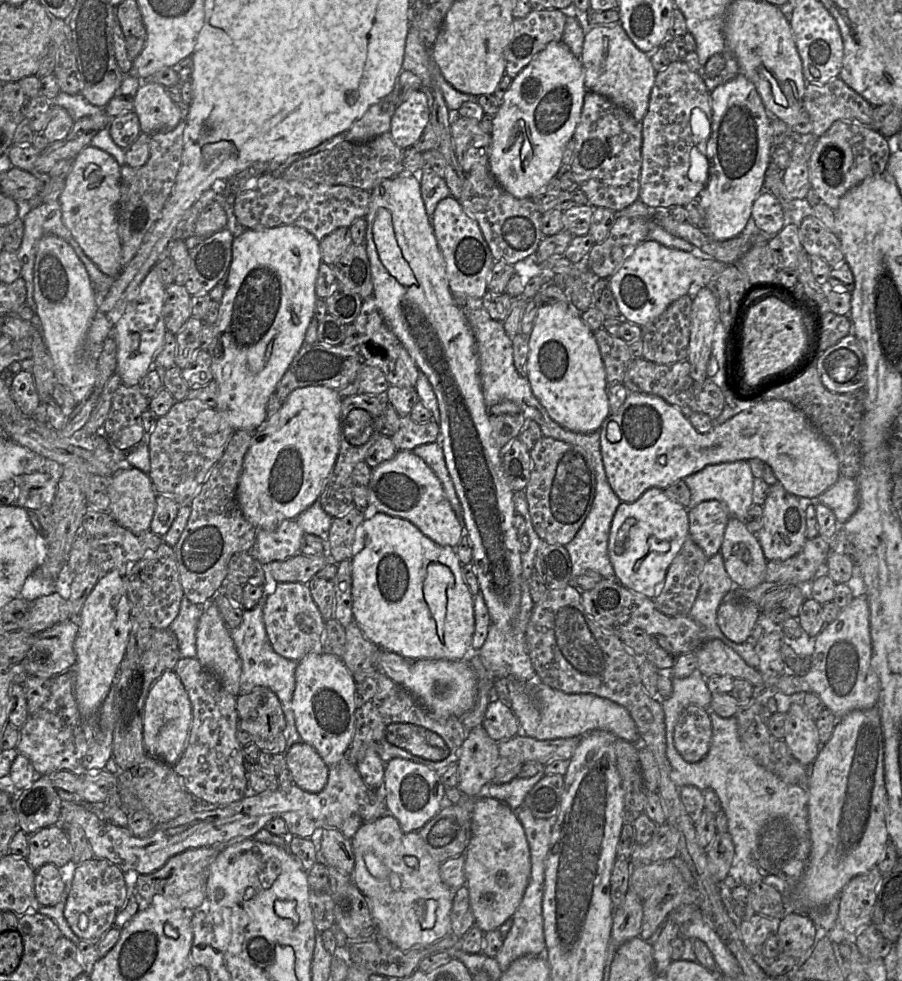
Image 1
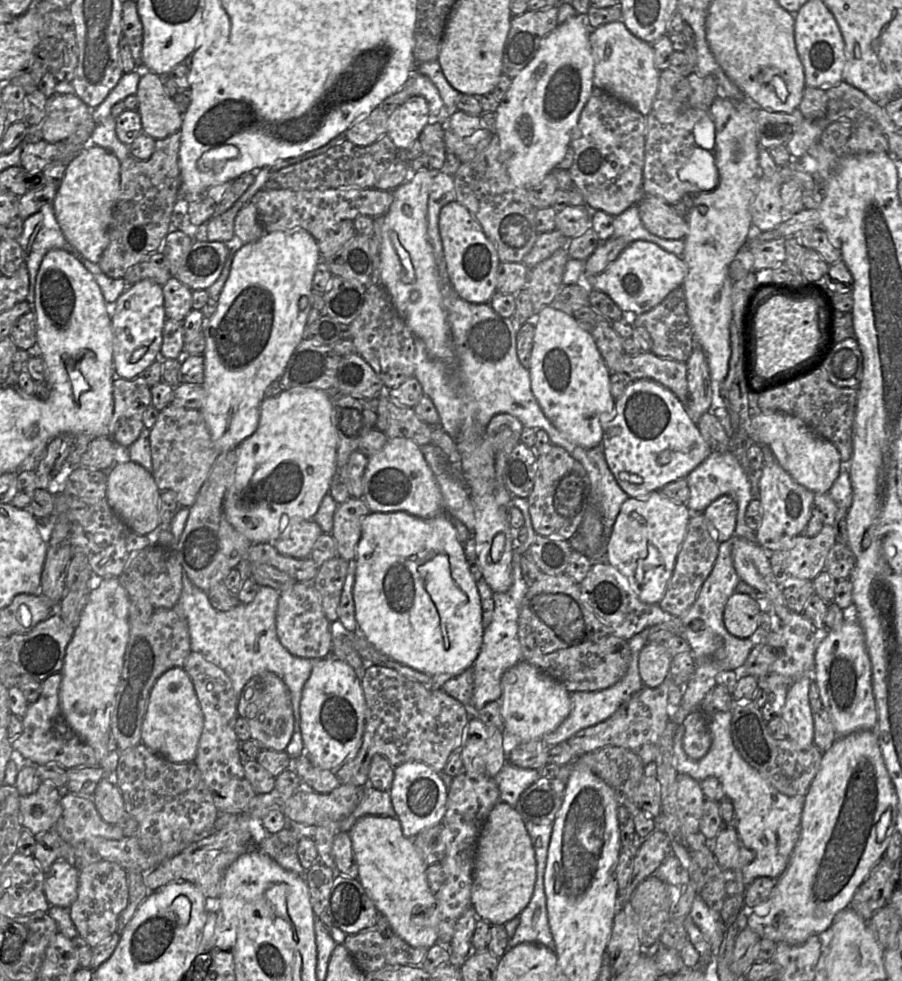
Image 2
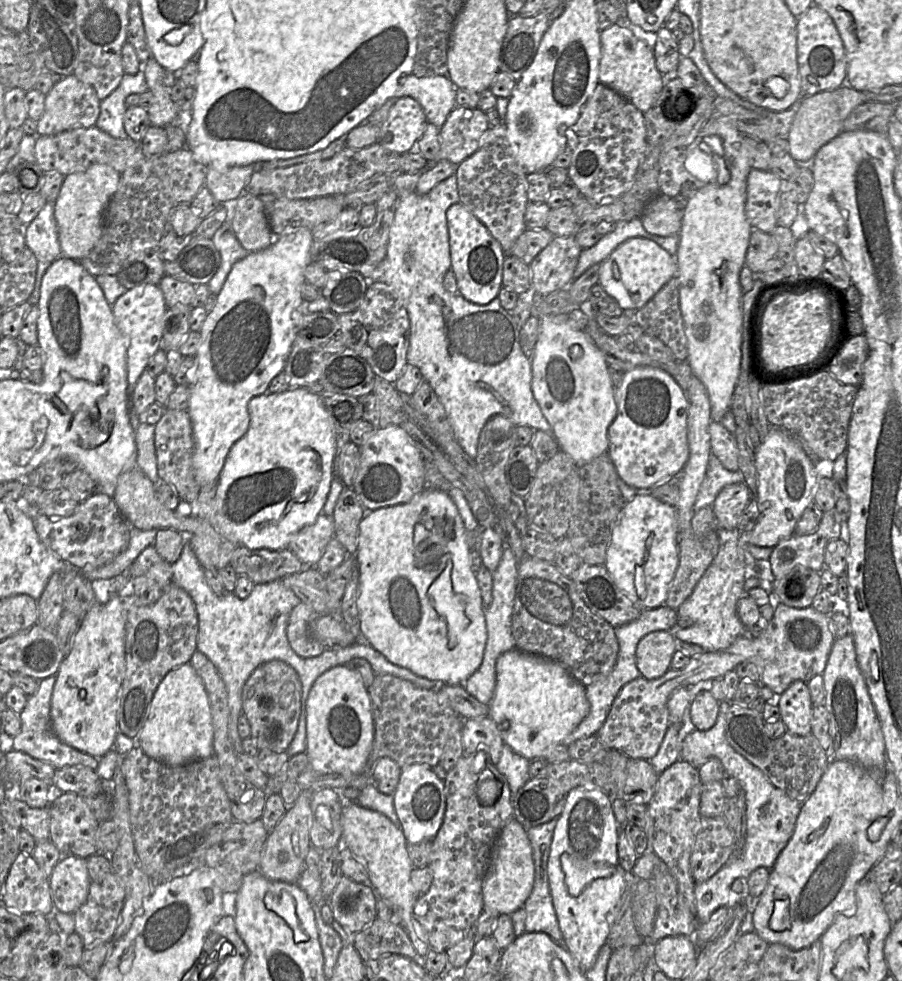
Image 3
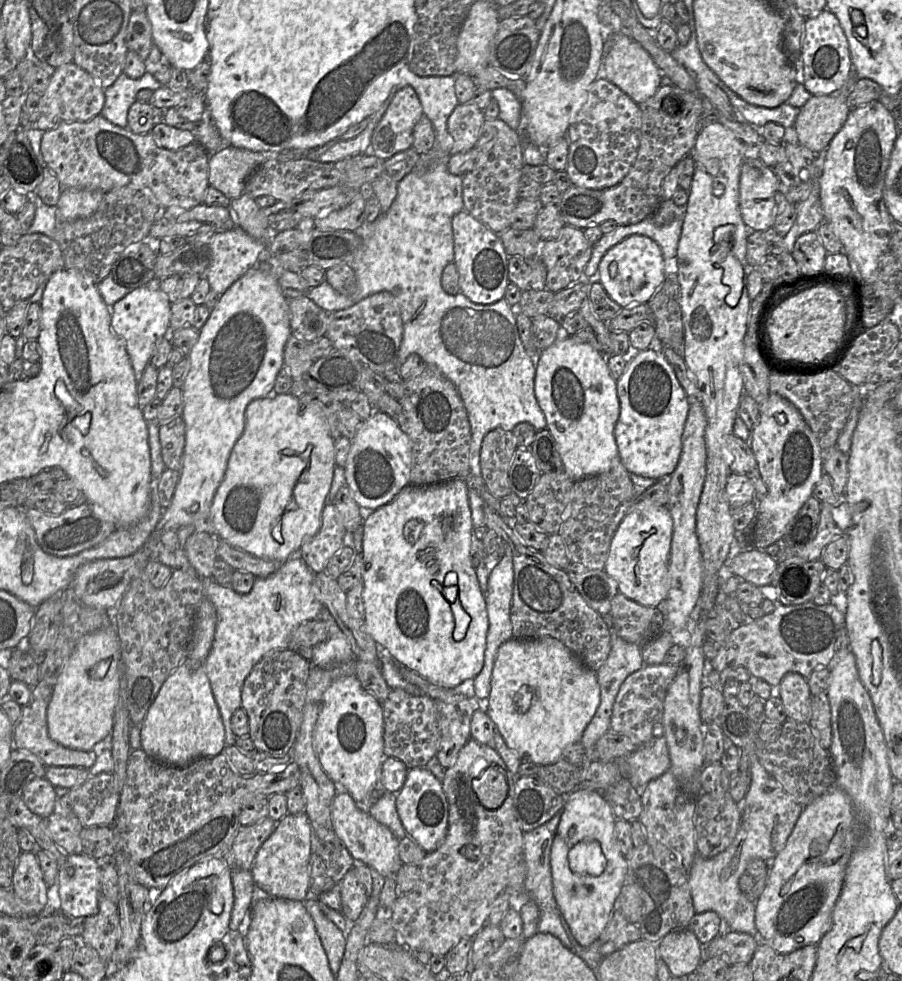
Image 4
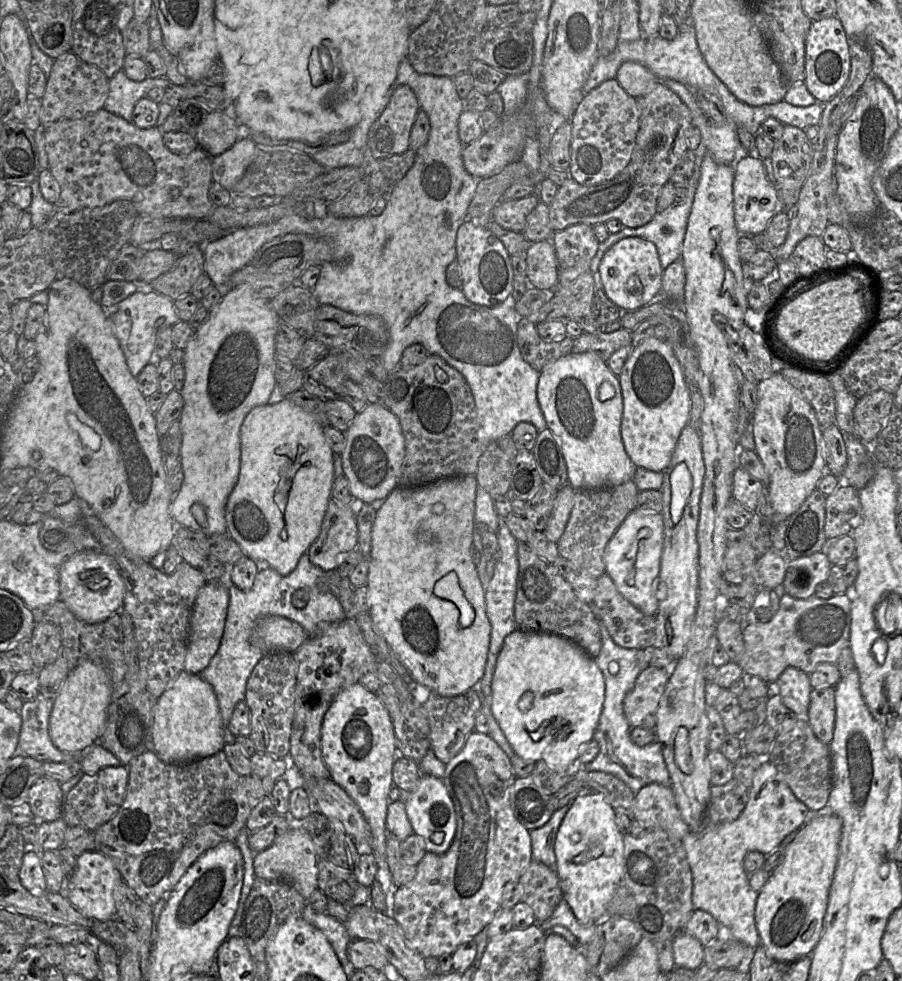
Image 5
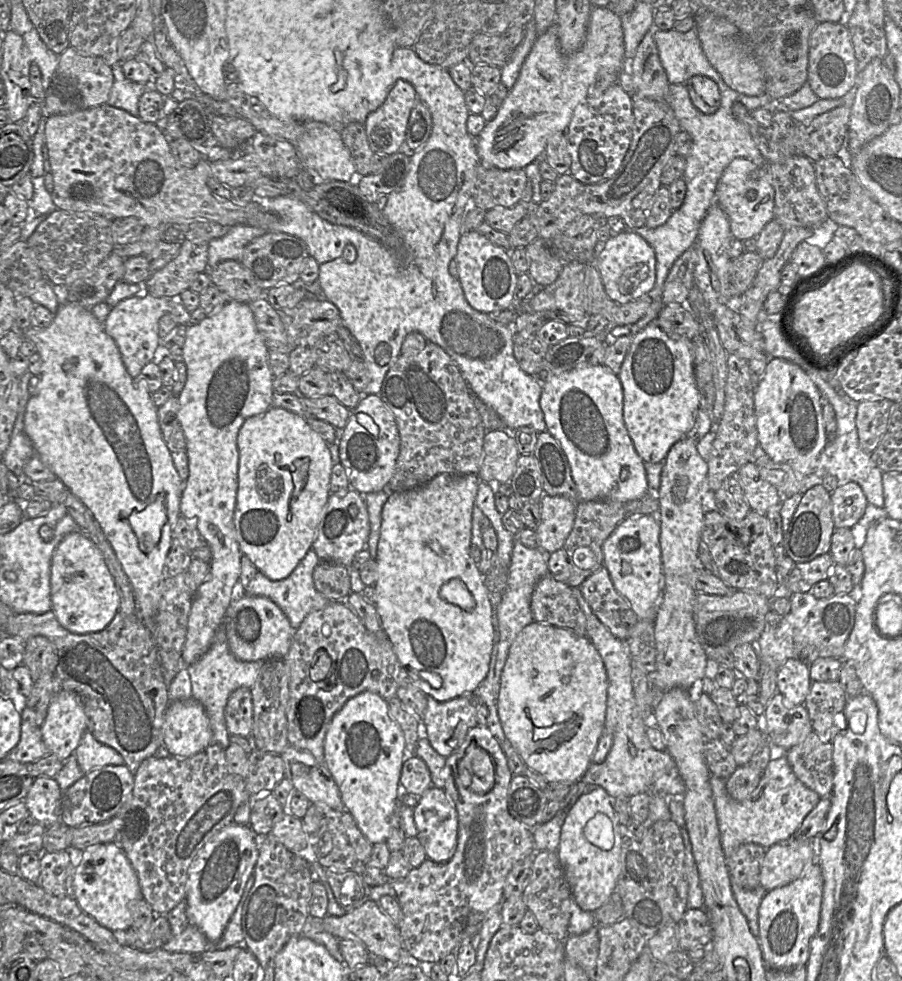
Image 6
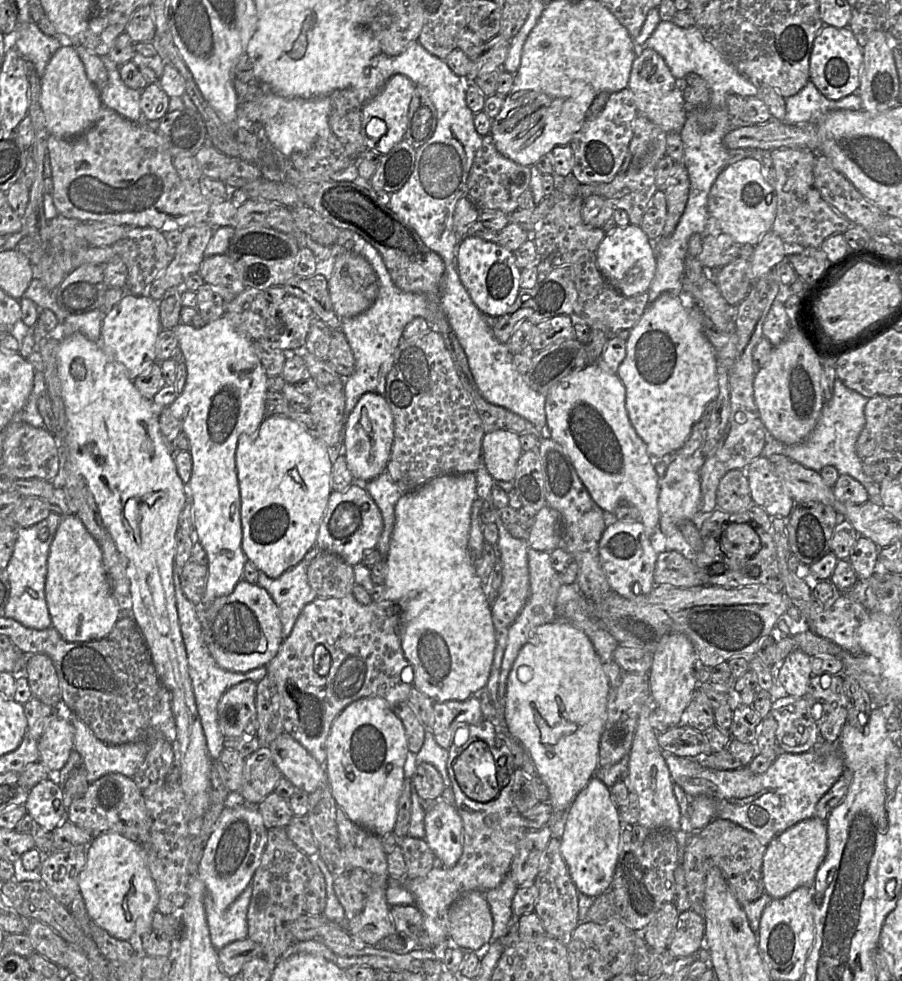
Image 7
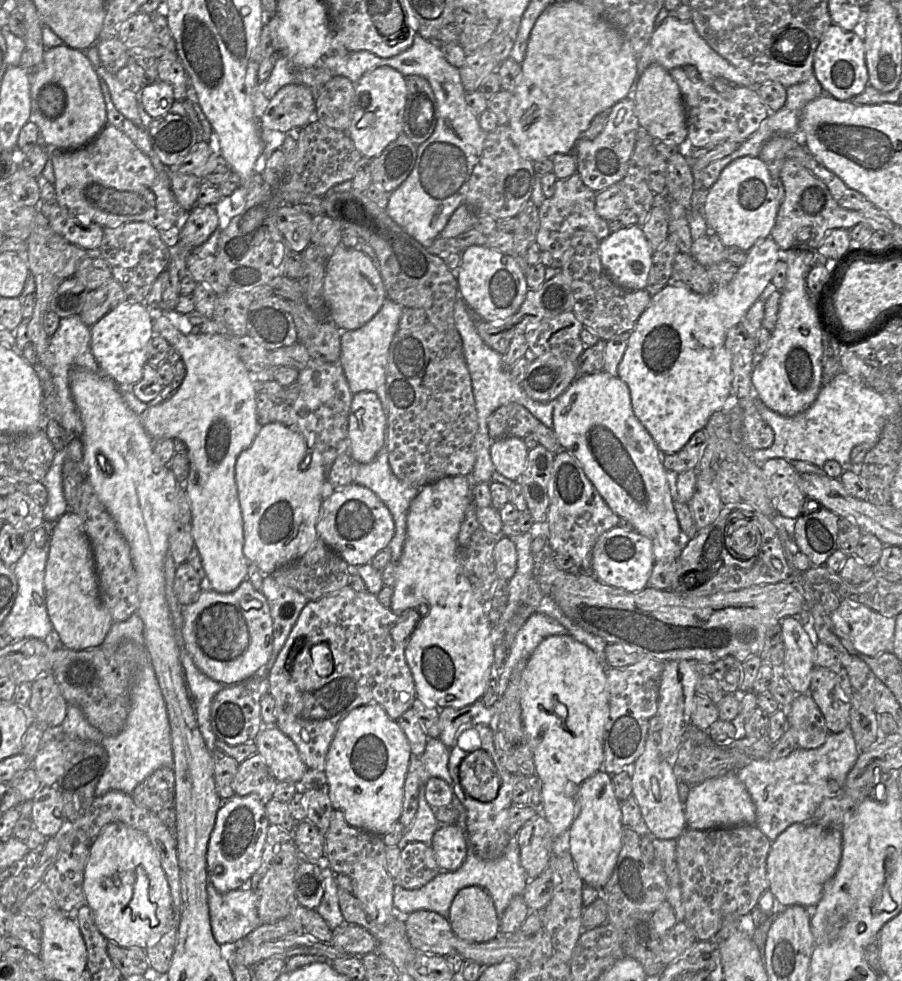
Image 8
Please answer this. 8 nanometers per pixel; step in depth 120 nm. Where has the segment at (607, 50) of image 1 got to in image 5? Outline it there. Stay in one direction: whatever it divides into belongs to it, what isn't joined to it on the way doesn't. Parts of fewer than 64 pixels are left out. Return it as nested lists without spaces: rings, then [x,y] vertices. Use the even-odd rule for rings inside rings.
[[[633,61],[624,62],[619,67],[616,80],[634,98],[650,92],[659,81],[648,68]]]

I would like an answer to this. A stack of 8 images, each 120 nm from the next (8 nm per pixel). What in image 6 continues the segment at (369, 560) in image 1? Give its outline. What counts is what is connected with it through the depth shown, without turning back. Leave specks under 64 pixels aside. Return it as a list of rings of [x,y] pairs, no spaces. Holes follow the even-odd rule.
[[[439,474],[422,486],[389,492],[381,513],[375,558],[375,607],[382,628],[409,679],[425,695],[438,702],[476,694],[488,674],[494,646],[496,618],[490,592],[485,585],[485,576],[478,570],[471,554],[472,512],[479,482],[478,474]],[[452,578],[461,579],[473,596],[475,608],[471,612],[440,597],[441,586]]]

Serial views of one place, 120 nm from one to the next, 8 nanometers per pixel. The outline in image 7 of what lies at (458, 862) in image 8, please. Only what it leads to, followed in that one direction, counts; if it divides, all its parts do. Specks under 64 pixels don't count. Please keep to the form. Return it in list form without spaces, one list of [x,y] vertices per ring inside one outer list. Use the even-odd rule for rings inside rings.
[[[437,799],[433,808],[426,812],[425,838],[434,854],[438,865],[446,868],[453,867],[463,852],[463,823],[455,805],[450,805],[443,799]]]

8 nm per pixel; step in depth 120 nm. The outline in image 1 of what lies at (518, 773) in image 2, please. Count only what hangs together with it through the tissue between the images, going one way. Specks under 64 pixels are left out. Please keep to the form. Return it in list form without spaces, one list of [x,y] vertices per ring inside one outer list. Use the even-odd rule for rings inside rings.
[[[544,769],[529,778],[515,777],[505,784],[491,782],[482,791],[482,796],[492,797],[504,801],[510,808],[517,810],[523,805],[524,800],[534,785],[545,776]]]

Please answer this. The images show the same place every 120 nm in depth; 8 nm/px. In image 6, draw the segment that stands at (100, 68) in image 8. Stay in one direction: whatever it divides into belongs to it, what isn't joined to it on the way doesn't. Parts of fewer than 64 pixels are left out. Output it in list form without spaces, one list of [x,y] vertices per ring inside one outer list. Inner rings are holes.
[[[122,63],[111,66],[113,73],[113,85],[107,100],[107,104],[123,109],[133,117],[139,117],[138,104],[142,94],[151,84],[142,84],[127,79],[122,70]]]

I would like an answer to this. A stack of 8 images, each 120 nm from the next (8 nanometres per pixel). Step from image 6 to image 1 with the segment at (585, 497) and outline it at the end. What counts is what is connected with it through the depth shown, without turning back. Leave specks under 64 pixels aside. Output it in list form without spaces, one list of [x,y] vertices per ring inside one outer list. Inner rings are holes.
[[[565,302],[543,304],[538,309],[529,334],[528,347],[527,379],[532,393],[550,418],[573,432],[591,433],[601,430],[603,421],[611,414],[607,397],[608,382],[594,332],[581,320],[581,316],[572,313]]]

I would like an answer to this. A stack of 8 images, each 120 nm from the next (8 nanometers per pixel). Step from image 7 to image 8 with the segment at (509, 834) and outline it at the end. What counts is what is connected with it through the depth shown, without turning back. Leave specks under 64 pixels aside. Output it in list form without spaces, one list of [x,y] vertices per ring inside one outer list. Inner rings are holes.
[[[474,725],[474,728],[480,737],[480,748],[485,750],[491,757],[499,775],[500,779],[500,789],[497,797],[487,803],[479,802],[473,799],[462,787],[460,782],[459,769],[462,760],[470,753],[470,751],[465,751],[461,749],[456,744],[456,738],[452,743],[450,748],[450,756],[448,762],[448,769],[450,775],[454,782],[454,791],[459,798],[461,804],[466,810],[466,836],[469,845],[474,849],[476,854],[483,859],[495,859],[502,854],[506,846],[508,845],[511,836],[507,833],[507,819],[509,816],[509,810],[512,803],[512,790],[513,790],[513,774],[509,773],[505,767],[500,763],[499,757],[496,754],[494,748],[494,726],[487,725]]]

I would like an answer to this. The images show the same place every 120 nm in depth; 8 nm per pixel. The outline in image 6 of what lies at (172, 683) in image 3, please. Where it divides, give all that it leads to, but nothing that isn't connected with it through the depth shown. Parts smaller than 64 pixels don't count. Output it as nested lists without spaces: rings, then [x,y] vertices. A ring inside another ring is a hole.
[[[191,697],[169,703],[163,725],[164,747],[174,758],[188,758],[213,743],[212,730],[202,704]]]

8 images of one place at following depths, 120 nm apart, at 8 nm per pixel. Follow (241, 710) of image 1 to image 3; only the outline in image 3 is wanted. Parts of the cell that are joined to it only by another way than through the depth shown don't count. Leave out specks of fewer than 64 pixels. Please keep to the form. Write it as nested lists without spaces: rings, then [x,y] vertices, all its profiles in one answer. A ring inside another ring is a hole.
[[[284,661],[265,662],[251,673],[242,691],[242,713],[249,722],[250,737],[260,750],[287,750],[298,726],[301,691],[301,681],[297,672]]]

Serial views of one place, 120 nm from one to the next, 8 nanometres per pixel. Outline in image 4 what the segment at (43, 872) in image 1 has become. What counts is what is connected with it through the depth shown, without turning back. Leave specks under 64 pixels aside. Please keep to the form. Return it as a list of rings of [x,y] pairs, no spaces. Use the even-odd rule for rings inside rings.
[[[85,854],[68,855],[60,866],[57,881],[48,889],[48,900],[58,893],[61,913],[80,918],[99,910],[101,862]]]

